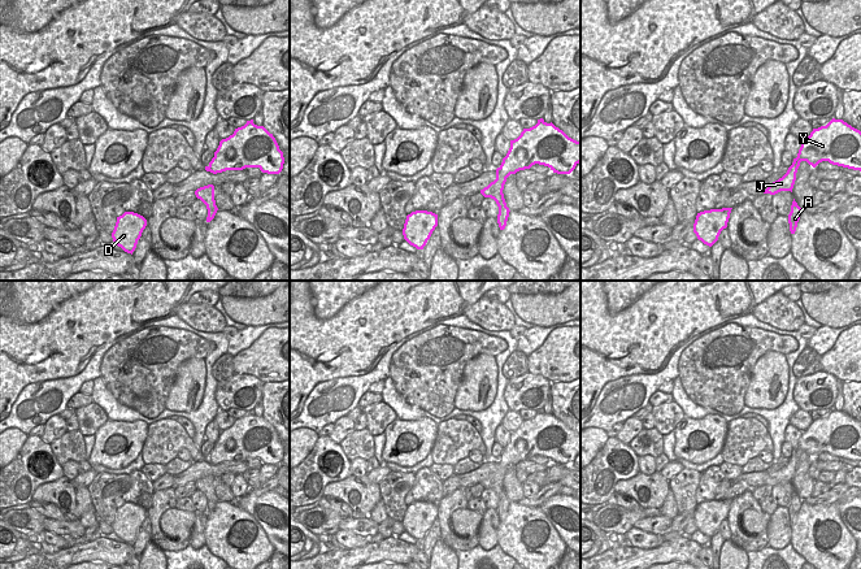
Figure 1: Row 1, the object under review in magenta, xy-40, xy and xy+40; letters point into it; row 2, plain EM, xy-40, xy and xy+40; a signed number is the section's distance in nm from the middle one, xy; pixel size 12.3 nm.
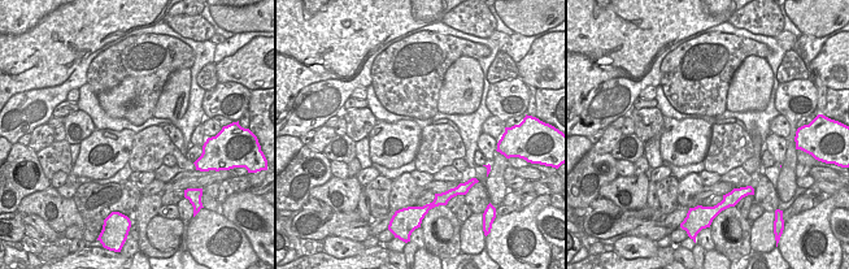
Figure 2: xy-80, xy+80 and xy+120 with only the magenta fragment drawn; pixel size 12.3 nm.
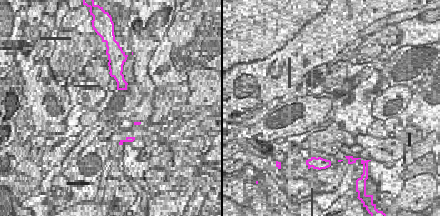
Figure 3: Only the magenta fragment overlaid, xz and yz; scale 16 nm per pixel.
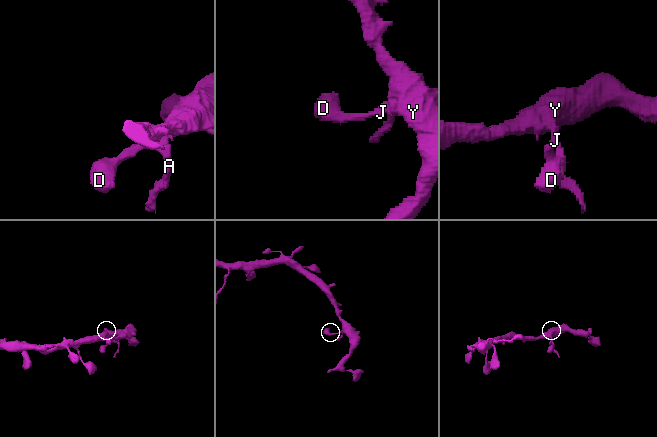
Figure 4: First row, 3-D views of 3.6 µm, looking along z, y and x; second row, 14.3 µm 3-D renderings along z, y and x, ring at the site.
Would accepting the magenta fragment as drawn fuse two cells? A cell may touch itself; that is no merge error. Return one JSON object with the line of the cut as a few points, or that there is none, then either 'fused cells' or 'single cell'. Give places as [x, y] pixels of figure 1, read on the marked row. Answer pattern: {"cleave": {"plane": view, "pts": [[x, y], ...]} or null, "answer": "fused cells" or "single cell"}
{"cleave": null, "answer": "single cell"}

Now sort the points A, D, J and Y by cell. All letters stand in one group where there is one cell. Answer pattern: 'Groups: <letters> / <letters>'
Groups: A D J Y.

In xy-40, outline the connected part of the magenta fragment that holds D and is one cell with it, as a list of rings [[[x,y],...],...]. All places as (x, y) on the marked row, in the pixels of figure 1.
[[[125,212],[122,216],[117,217],[112,233],[113,242],[125,252],[132,255],[145,226],[147,220],[143,216],[134,212]]]

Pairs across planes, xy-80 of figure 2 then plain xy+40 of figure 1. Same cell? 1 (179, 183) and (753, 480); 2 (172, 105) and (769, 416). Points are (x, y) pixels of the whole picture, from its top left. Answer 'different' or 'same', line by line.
1: same
2: different

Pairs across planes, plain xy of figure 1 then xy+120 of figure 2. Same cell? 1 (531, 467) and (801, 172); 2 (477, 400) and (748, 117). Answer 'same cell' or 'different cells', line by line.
1: different cells
2: different cells

